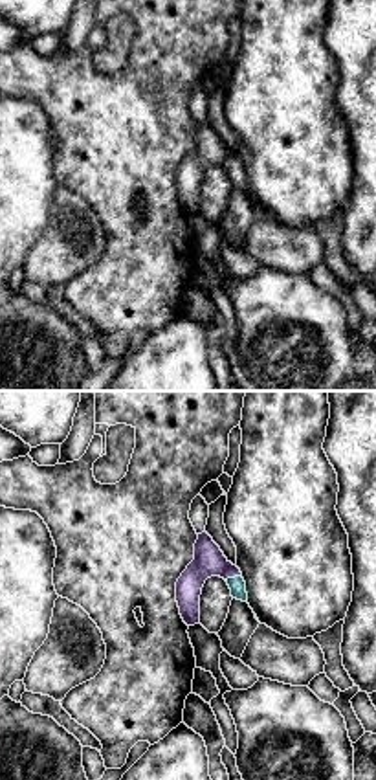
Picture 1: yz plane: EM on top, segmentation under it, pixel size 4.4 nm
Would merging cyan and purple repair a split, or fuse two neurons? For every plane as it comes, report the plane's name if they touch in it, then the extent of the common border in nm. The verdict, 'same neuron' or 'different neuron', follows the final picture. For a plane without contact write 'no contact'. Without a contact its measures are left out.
contact in yz; length 80 nm

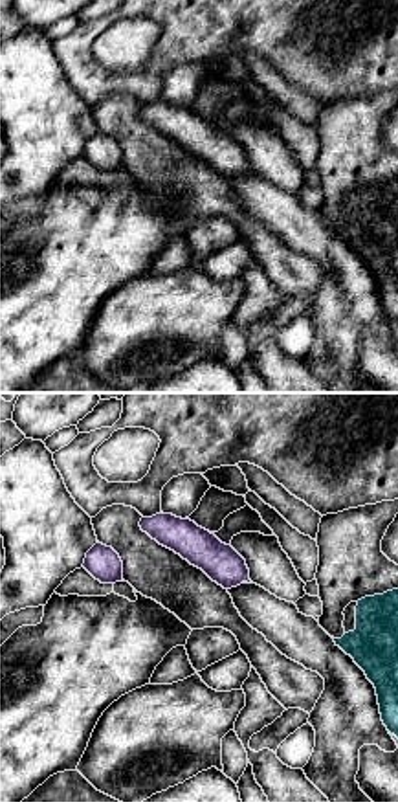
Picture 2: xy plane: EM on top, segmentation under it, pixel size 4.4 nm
contact in xy; length 40 nm

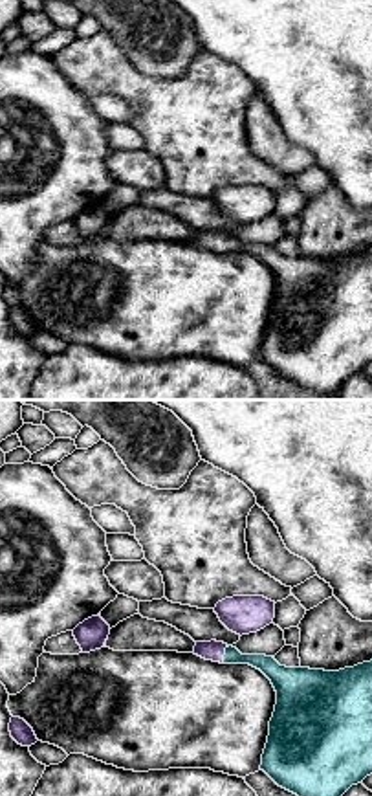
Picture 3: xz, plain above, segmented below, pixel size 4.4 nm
contact in xz; length 90 nm

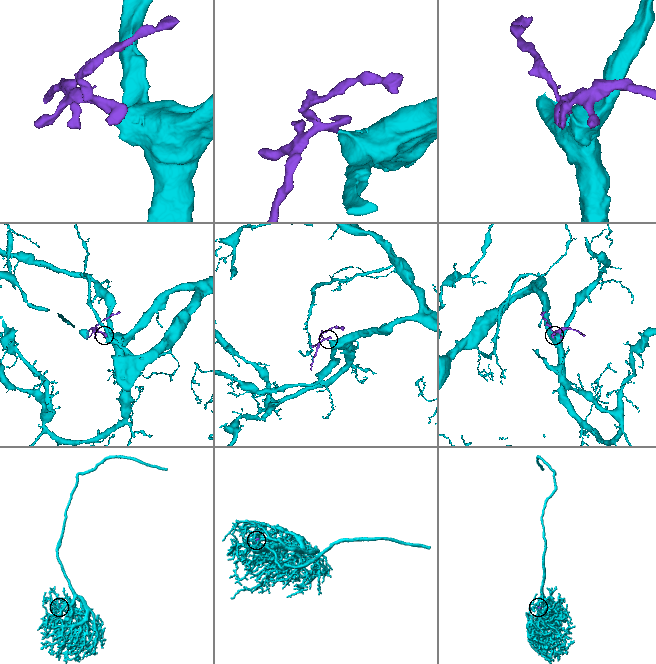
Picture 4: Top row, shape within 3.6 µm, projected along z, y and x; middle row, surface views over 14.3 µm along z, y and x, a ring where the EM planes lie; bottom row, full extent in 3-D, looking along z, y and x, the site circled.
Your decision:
same neuron

